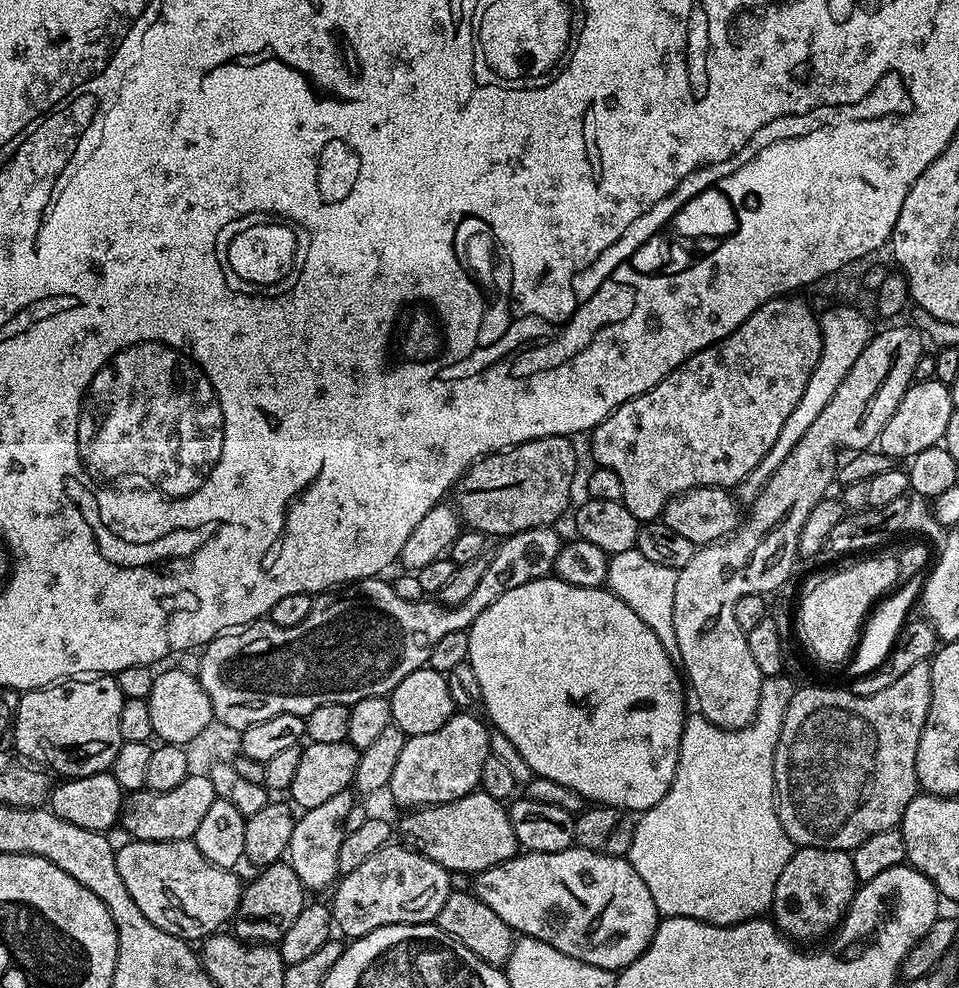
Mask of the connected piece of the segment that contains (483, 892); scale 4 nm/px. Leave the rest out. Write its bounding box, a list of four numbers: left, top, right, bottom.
[470,846,662,970]

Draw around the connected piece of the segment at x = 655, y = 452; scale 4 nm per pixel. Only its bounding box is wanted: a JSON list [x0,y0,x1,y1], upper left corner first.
[592,294,822,522]

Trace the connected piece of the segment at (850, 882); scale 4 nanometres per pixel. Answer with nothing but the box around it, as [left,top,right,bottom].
[771,847,857,941]

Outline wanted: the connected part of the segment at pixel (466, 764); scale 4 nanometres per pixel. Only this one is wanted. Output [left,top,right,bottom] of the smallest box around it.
[386,711,490,809]

